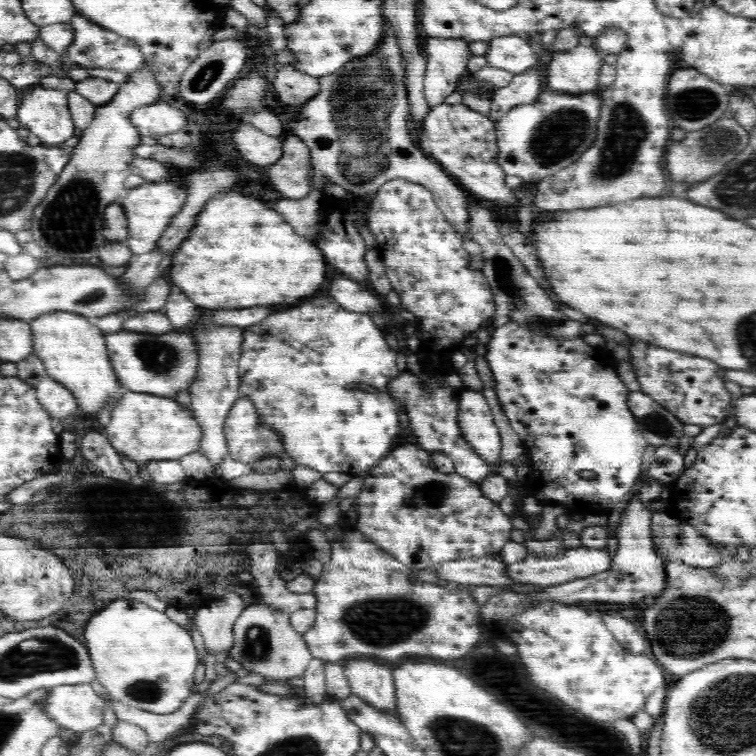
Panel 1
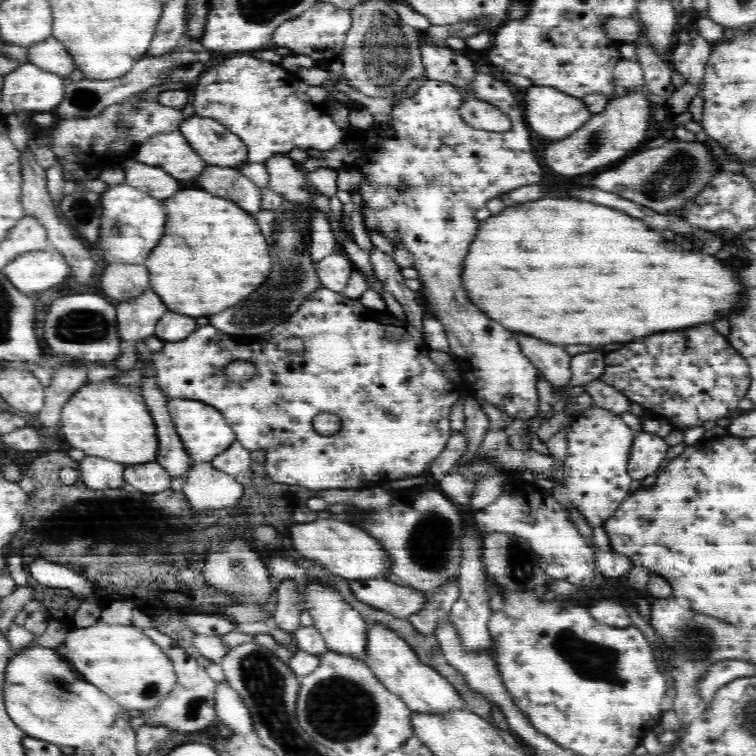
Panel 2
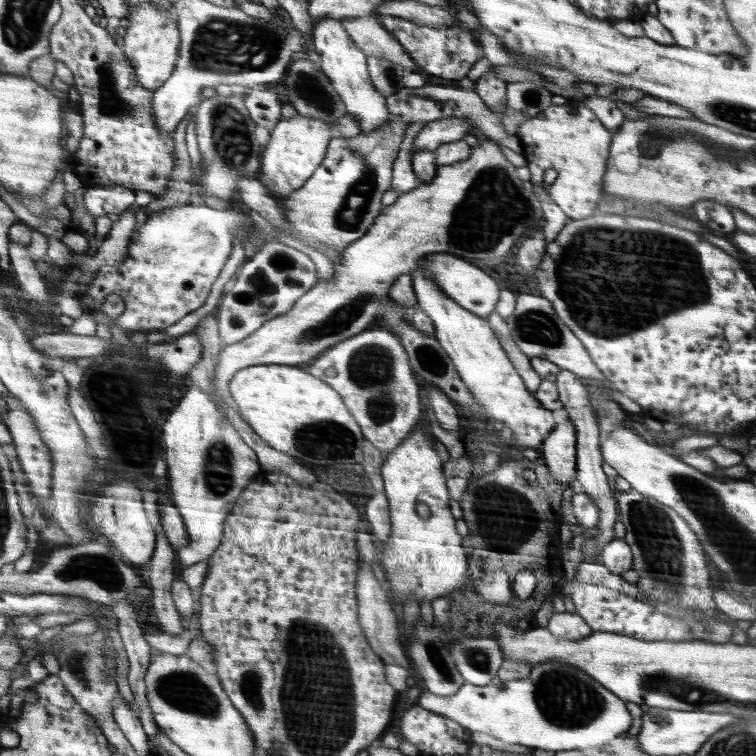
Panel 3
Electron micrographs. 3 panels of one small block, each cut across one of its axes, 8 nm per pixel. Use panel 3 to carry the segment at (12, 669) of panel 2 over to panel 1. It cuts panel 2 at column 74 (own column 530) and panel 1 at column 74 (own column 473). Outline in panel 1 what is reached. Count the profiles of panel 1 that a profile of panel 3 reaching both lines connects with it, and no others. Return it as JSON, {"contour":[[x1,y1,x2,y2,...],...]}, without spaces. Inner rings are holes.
{"contour":[[66,684,54,688,46,708,58,724,82,734,104,722,106,700,94,692,92,684]]}

